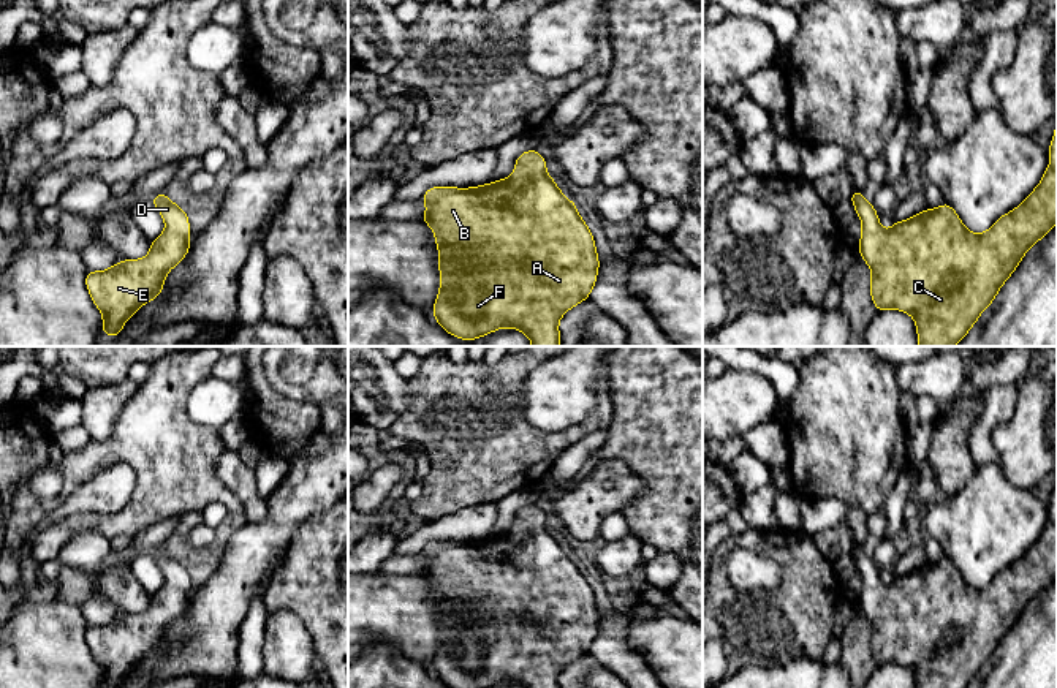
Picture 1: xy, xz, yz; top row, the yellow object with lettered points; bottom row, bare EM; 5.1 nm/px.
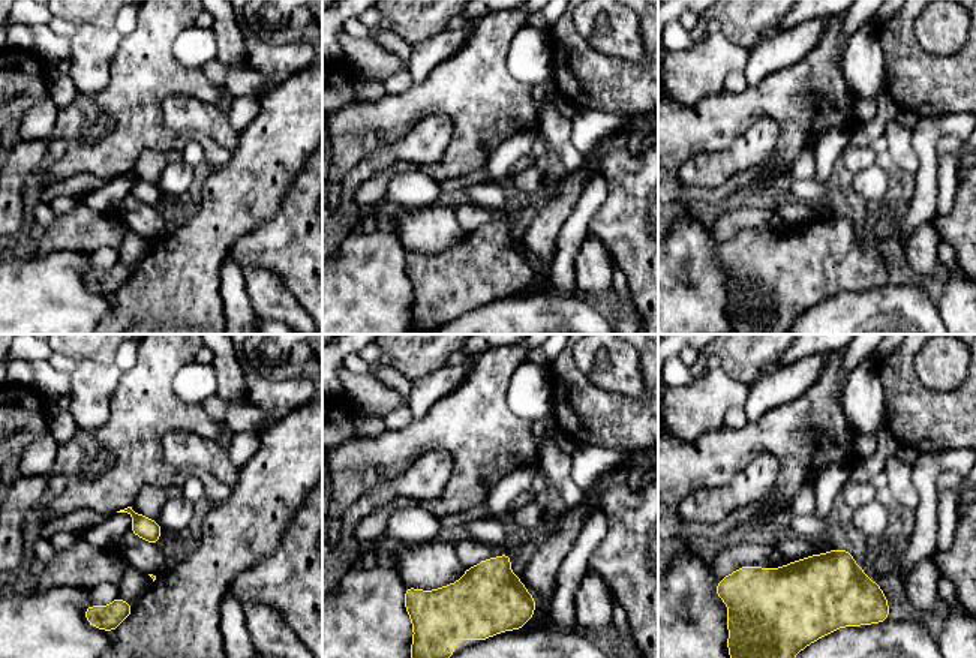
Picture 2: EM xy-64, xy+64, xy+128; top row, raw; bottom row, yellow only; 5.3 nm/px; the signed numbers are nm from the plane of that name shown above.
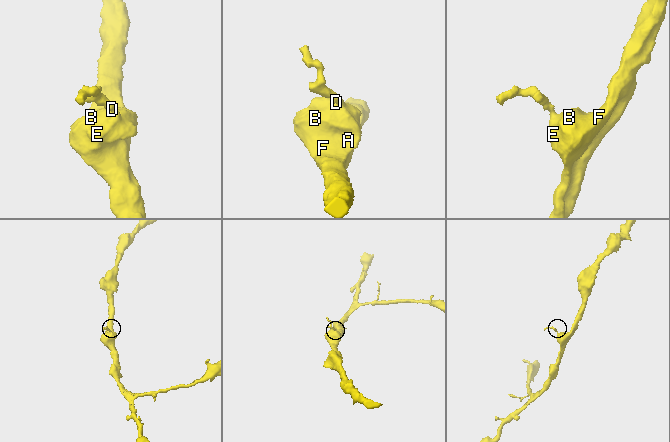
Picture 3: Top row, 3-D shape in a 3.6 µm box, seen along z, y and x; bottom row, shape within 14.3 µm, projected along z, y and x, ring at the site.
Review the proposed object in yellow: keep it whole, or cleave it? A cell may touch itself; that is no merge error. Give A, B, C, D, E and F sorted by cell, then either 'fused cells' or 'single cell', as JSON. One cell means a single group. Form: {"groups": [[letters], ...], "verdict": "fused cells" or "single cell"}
{"groups": [["A", "B", "C", "D", "E", "F"]], "verdict": "single cell"}

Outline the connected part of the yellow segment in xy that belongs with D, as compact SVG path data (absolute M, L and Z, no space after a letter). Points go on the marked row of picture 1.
M166 193L152 198L166 229L152 240L142 259L123 259L100 272L89 270L85 286L103 315L103 335L117 337L146 302L161 294L166 274L177 266L190 248L190 221L187 212Z

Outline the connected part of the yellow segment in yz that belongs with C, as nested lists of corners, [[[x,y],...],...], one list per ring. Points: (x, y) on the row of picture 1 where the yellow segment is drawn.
[[[1057,119],[1048,153],[1051,163],[1044,171],[1043,180],[1021,206],[1002,215],[983,234],[967,229],[956,210],[946,202],[937,209],[926,209],[908,220],[894,221],[891,229],[883,229],[873,204],[864,199],[861,190],[856,190],[850,196],[856,215],[862,221],[858,251],[872,270],[870,296],[873,305],[878,312],[896,308],[908,313],[916,321],[918,346],[954,346],[959,343],[978,321],[981,312],[992,304],[1002,285],[1011,277],[1027,250],[1057,225]]]

